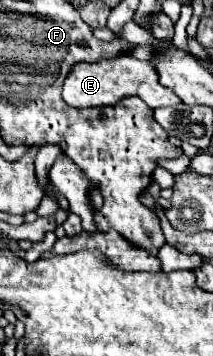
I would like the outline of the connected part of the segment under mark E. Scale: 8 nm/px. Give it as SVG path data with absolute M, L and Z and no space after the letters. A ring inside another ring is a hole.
M127 55L123 59L111 59L111 61L105 59L103 63L79 63L71 69L71 73L69 73L69 77L65 79L65 85L63 85L63 99L71 107L77 107L77 109L83 109L83 107L113 107L121 99L131 97L131 95L145 101L145 105L151 107L151 109L181 103L181 99L173 91L167 91L167 87L163 87L159 83L159 75L157 75L157 71L151 63L139 61L139 59L127 57Z

